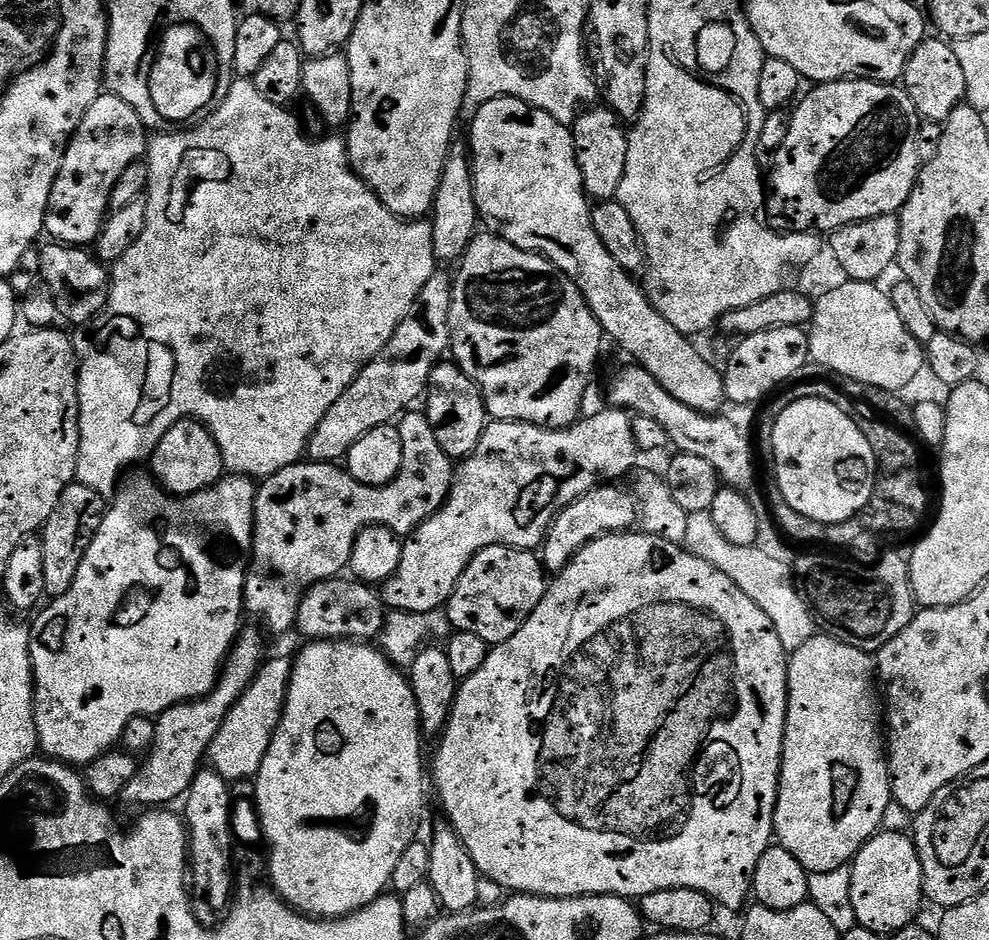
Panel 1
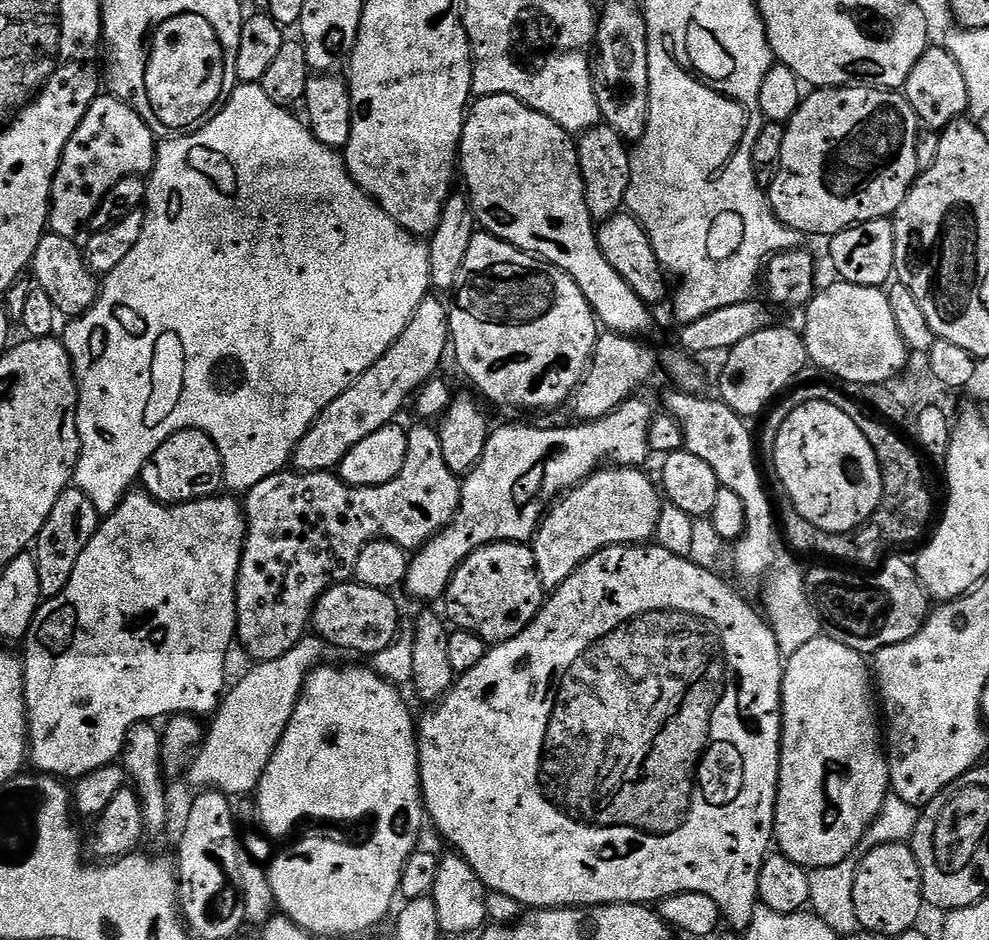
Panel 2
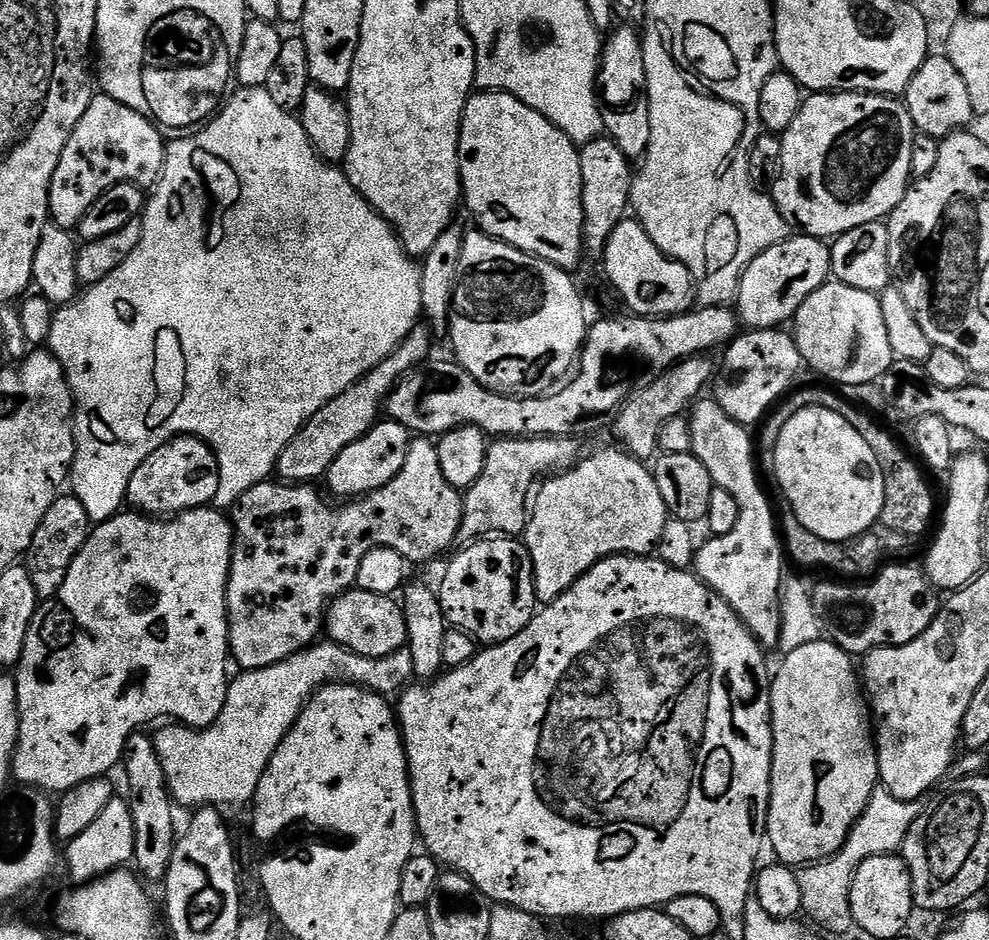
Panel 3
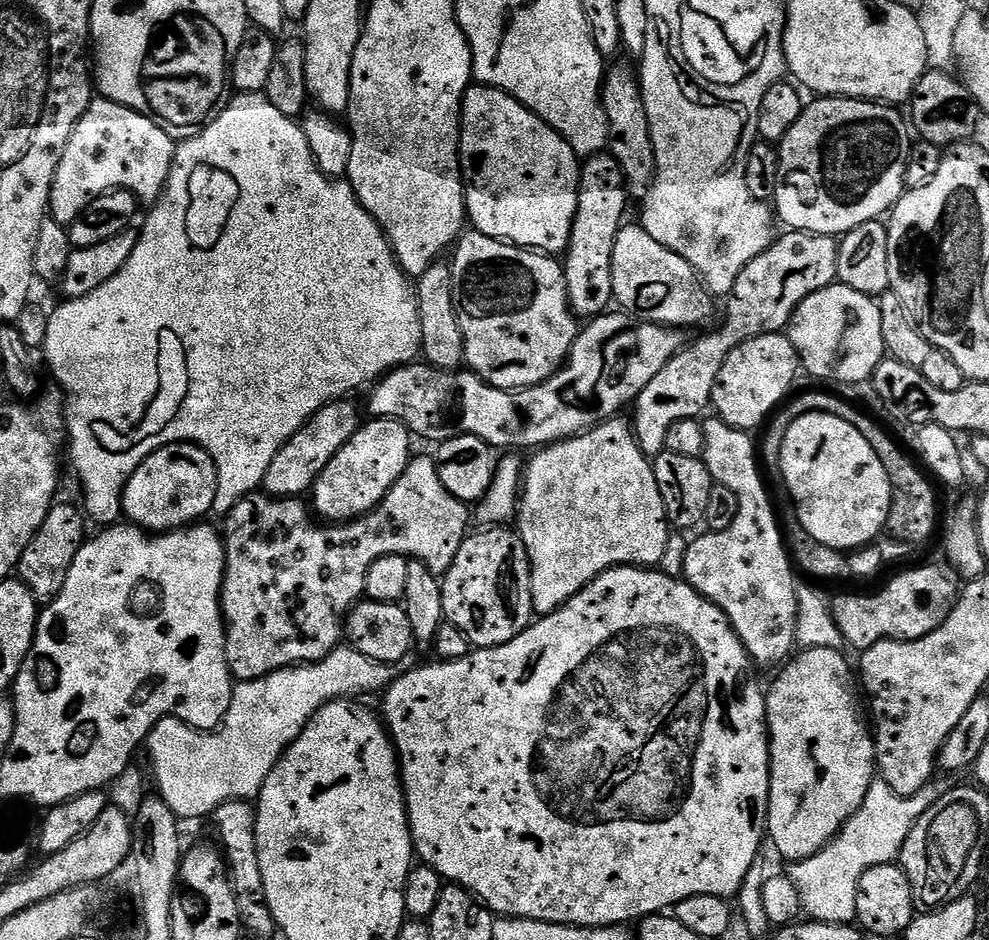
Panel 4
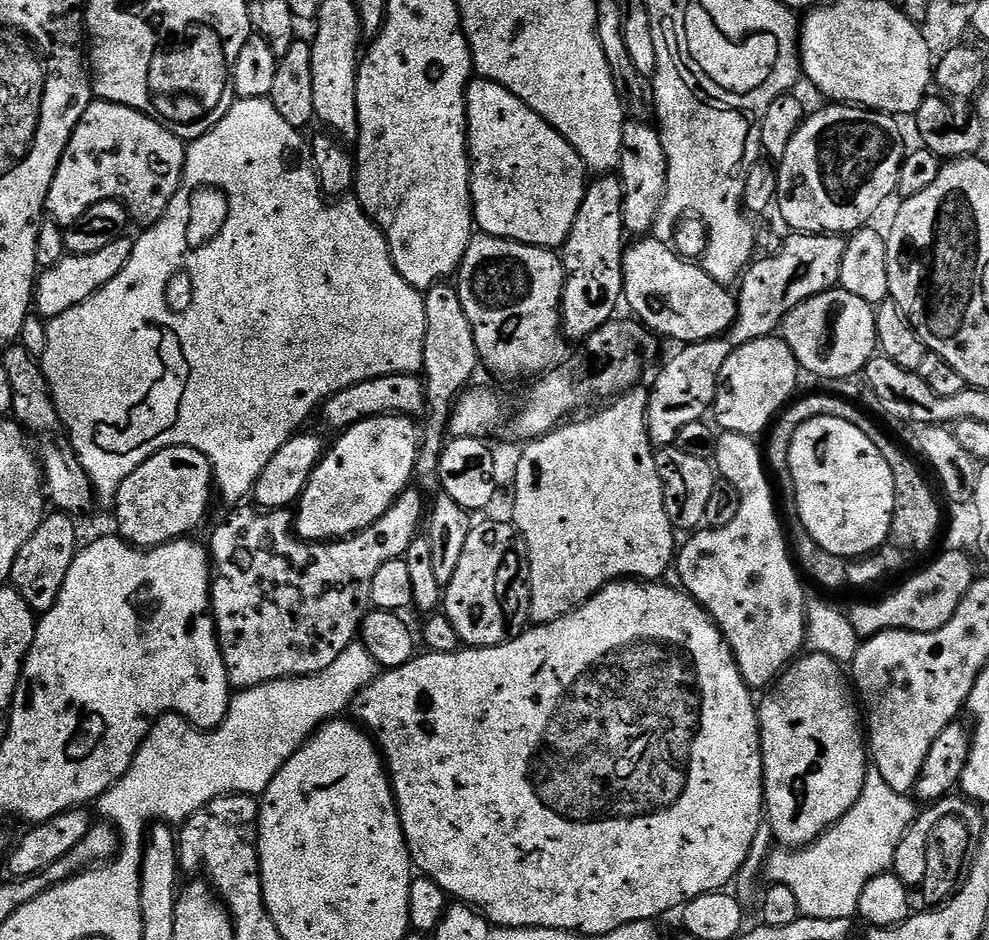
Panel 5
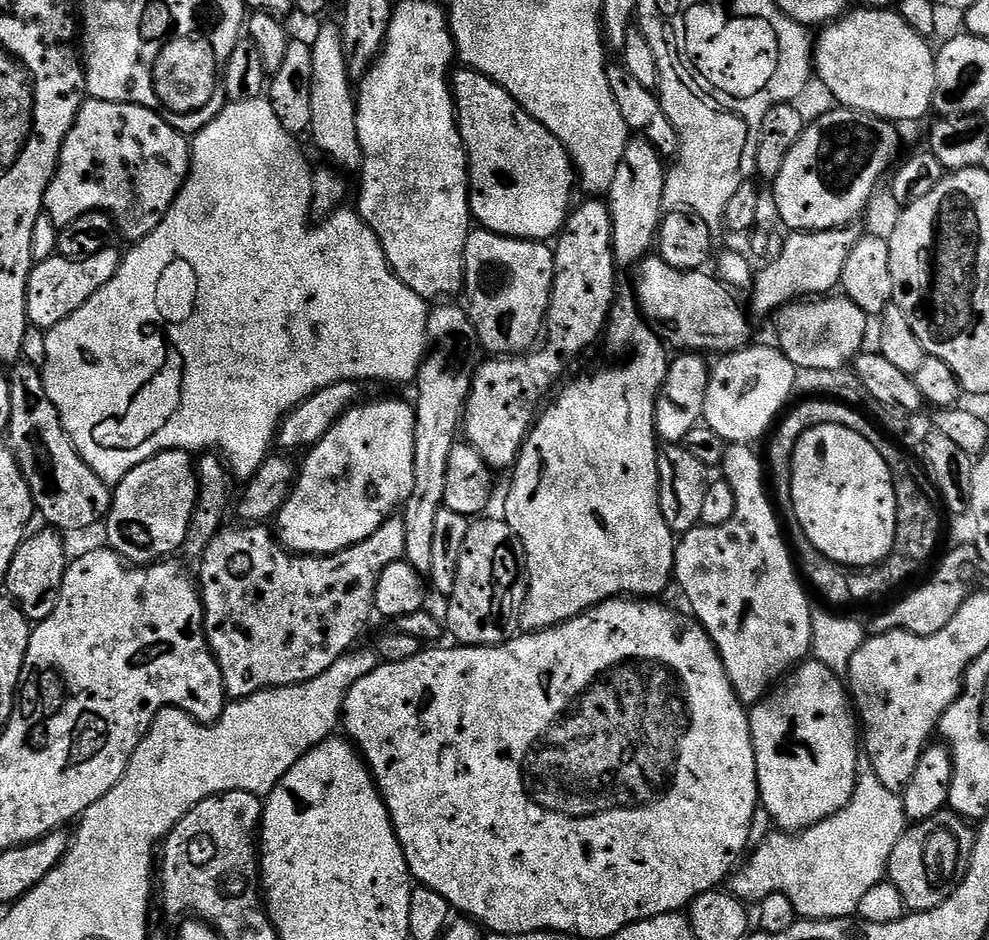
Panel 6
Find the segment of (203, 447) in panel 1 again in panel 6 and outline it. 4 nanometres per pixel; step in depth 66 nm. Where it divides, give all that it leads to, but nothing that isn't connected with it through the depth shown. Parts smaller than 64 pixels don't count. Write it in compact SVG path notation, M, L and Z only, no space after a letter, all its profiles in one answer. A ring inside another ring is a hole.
M180 448L166 450L146 458L122 482L115 485L112 492L112 506L107 514L109 526L109 542L107 547L120 555L121 560L132 566L147 566L167 561L177 551L181 551L187 540L191 519L194 518L196 504L200 500L200 479L196 476L197 461L193 453L184 452Z

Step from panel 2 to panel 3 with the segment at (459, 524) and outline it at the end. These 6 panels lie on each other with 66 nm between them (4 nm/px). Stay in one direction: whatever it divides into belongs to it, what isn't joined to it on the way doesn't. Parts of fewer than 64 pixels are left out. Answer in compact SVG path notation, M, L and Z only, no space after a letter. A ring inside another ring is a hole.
M703 355L692 356L688 360L672 365L657 380L644 388L637 388L627 404L616 413L616 436L621 445L638 460L651 461L660 452L658 434L670 418L687 413L697 400L701 399L704 387L709 387L714 376L714 364ZM709 379L709 380L708 380ZM509 436L493 439L489 443L486 466L478 482L474 482L463 493L464 517L460 523L459 539L472 542L493 534L503 534L508 538L519 537L528 526L530 497L534 485L541 479L540 472L551 473L556 469L571 468L582 456L576 442L570 436Z

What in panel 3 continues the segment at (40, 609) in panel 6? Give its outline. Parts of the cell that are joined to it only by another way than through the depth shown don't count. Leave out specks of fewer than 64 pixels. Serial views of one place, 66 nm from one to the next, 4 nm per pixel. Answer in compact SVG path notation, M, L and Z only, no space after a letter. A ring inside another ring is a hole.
M74 495L57 496L54 506L46 510L46 518L42 518L42 526L38 526L32 547L26 556L27 570L32 575L37 597L41 601L53 600L58 590L62 590L62 582L66 582L66 574L70 574L70 566L74 558L78 558L93 527L94 521L88 517L86 506Z

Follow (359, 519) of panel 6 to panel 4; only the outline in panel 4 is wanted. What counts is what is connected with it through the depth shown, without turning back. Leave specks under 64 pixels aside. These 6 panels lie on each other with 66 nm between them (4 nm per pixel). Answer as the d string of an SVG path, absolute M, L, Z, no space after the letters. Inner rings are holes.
M372 418L361 423L354 438L350 438L350 442L346 442L334 458L330 458L329 465L312 485L310 504L315 515L324 522L347 522L365 516L368 512L375 512L394 482L398 482L406 470L414 452L412 443L414 440L408 427L396 420Z

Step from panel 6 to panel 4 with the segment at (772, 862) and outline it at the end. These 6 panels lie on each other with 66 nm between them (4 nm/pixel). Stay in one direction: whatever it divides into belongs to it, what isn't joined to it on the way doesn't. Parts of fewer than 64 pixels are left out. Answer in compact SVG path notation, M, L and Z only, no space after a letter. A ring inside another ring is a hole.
M940 774L918 794L899 796L885 780L873 780L862 806L847 820L844 829L818 854L791 865L790 875L794 886L798 886L798 898L802 898L803 915L817 924L852 924L862 874L879 864L893 863L918 818L953 787L953 777Z

